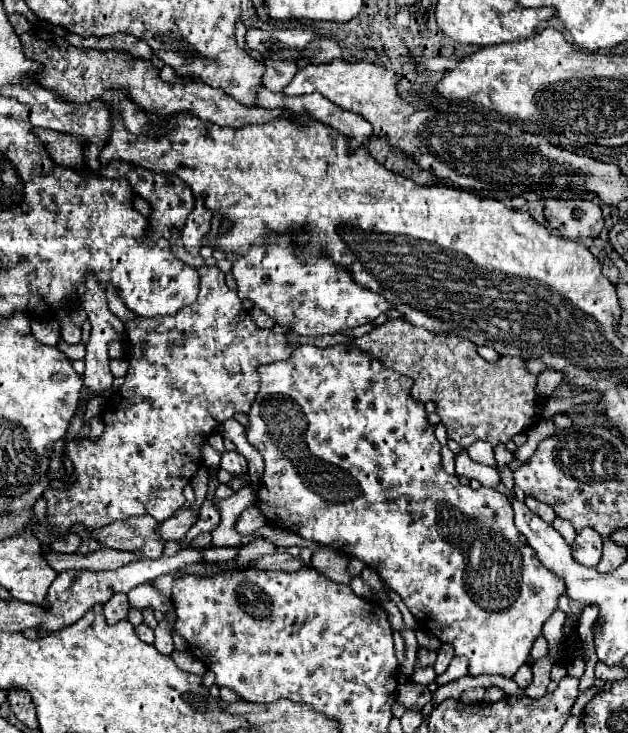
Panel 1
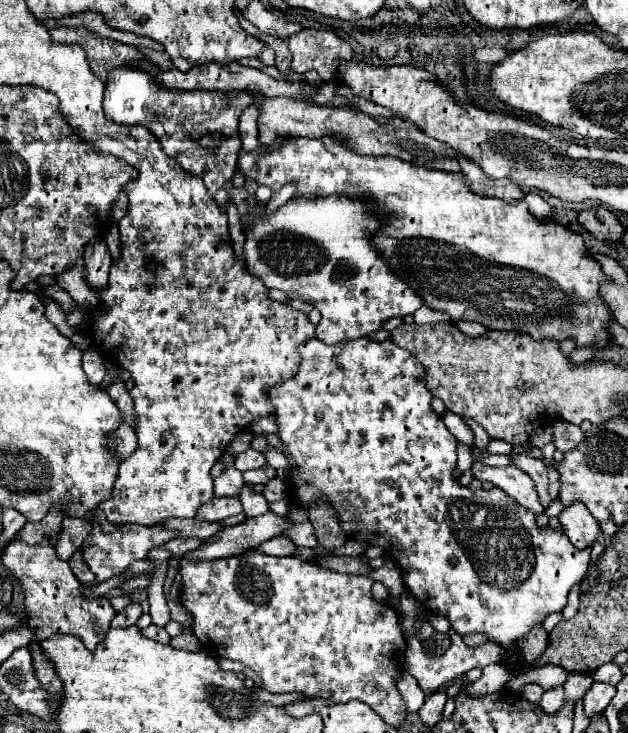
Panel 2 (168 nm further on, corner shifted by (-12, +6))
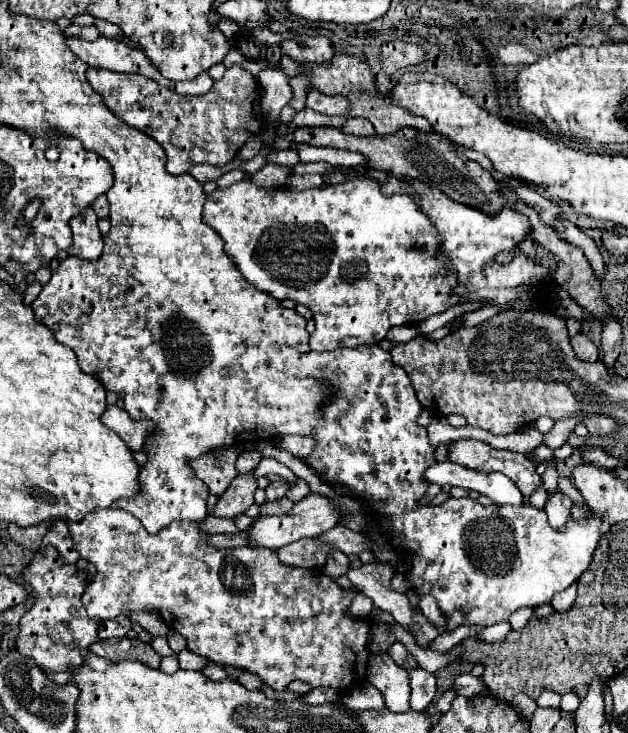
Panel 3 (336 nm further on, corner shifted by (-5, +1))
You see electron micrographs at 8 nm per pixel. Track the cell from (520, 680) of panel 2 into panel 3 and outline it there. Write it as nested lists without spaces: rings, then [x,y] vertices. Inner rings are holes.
[[[543,689],[543,693],[537,699],[537,705],[539,707],[559,707],[559,701],[561,701],[559,693],[555,693],[553,689]]]

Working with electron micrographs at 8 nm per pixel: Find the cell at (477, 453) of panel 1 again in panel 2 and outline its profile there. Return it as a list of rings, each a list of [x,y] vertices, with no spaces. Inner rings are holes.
[[[465,419],[465,424],[476,434],[476,446],[480,448],[480,450],[484,450],[486,446],[488,446],[488,442],[490,442],[490,436],[488,436],[488,432],[480,426],[476,421],[472,419]]]

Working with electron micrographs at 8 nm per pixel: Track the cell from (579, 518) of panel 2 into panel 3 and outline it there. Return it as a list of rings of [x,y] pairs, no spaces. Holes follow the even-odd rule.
[[[561,491],[555,493],[553,497],[549,497],[547,501],[547,507],[545,507],[545,513],[549,517],[549,525],[557,531],[561,531],[565,527],[565,523],[571,519],[571,507],[573,507],[573,501],[563,495]]]

